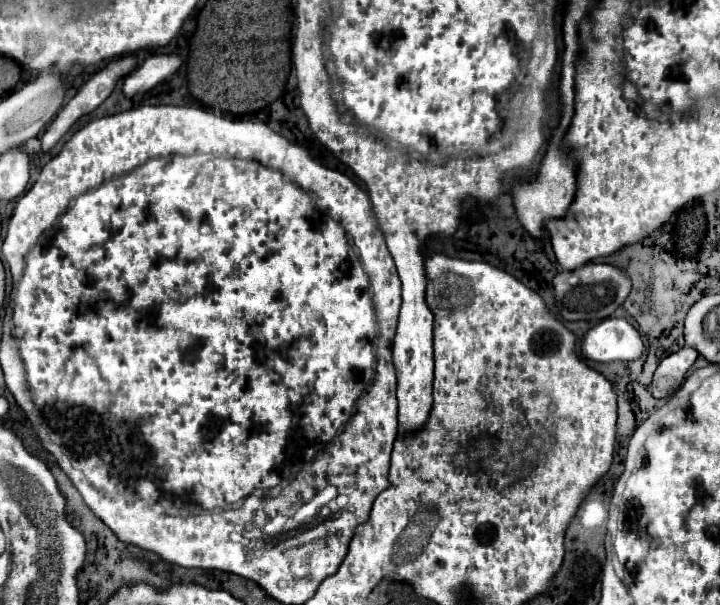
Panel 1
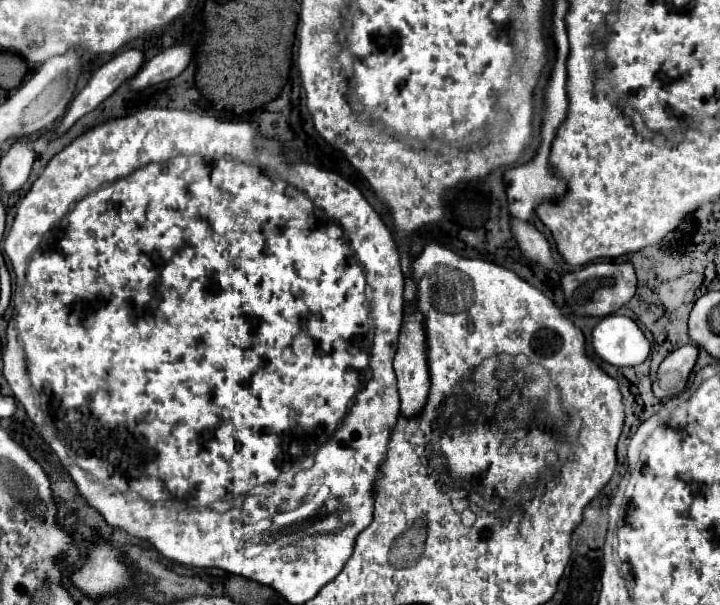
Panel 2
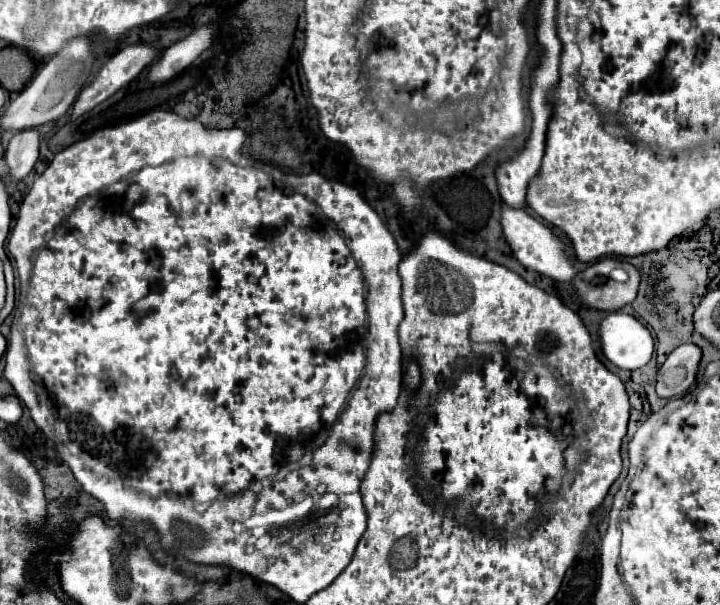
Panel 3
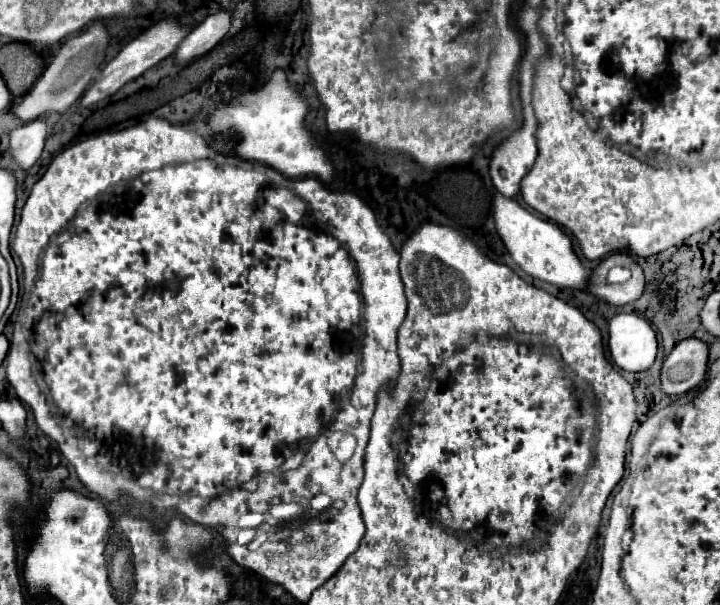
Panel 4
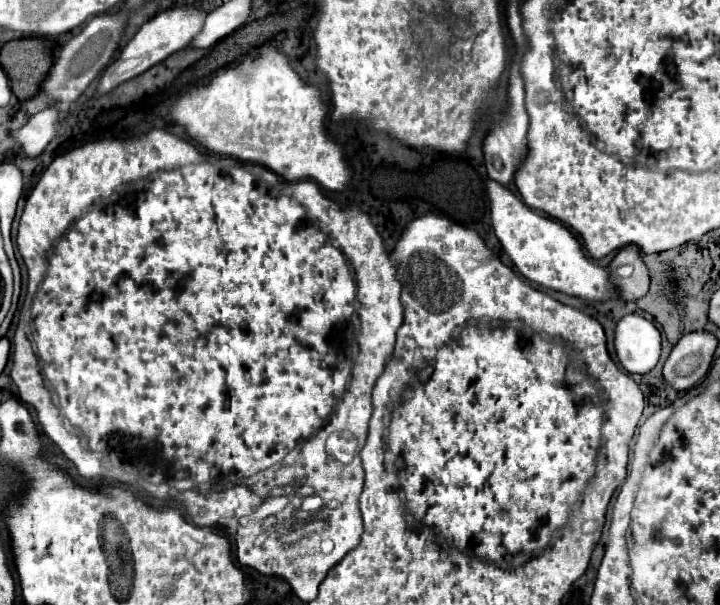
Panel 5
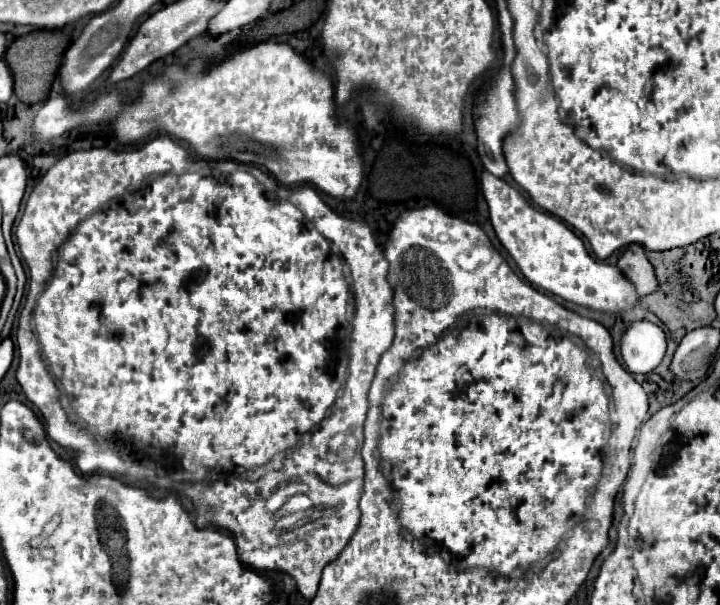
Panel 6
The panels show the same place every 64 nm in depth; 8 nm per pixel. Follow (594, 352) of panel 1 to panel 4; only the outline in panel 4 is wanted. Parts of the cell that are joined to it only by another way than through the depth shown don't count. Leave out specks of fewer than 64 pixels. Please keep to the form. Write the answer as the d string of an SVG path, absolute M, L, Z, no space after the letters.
M618 314L610 320L610 354L626 372L648 370L658 352L658 338L646 318L638 314Z

